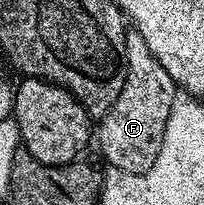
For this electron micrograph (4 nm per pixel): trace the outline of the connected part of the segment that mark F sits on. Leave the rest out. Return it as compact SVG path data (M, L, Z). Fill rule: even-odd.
M133 28L126 31L124 65L124 88L120 96L116 96L110 111L97 123L96 142L98 138L98 146L113 169L142 174L152 168L160 152L168 124L168 112L172 112L176 97L176 83L172 76L168 76L168 72L164 72L164 68L160 68L160 62L152 56L152 52L148 52L148 46Z

